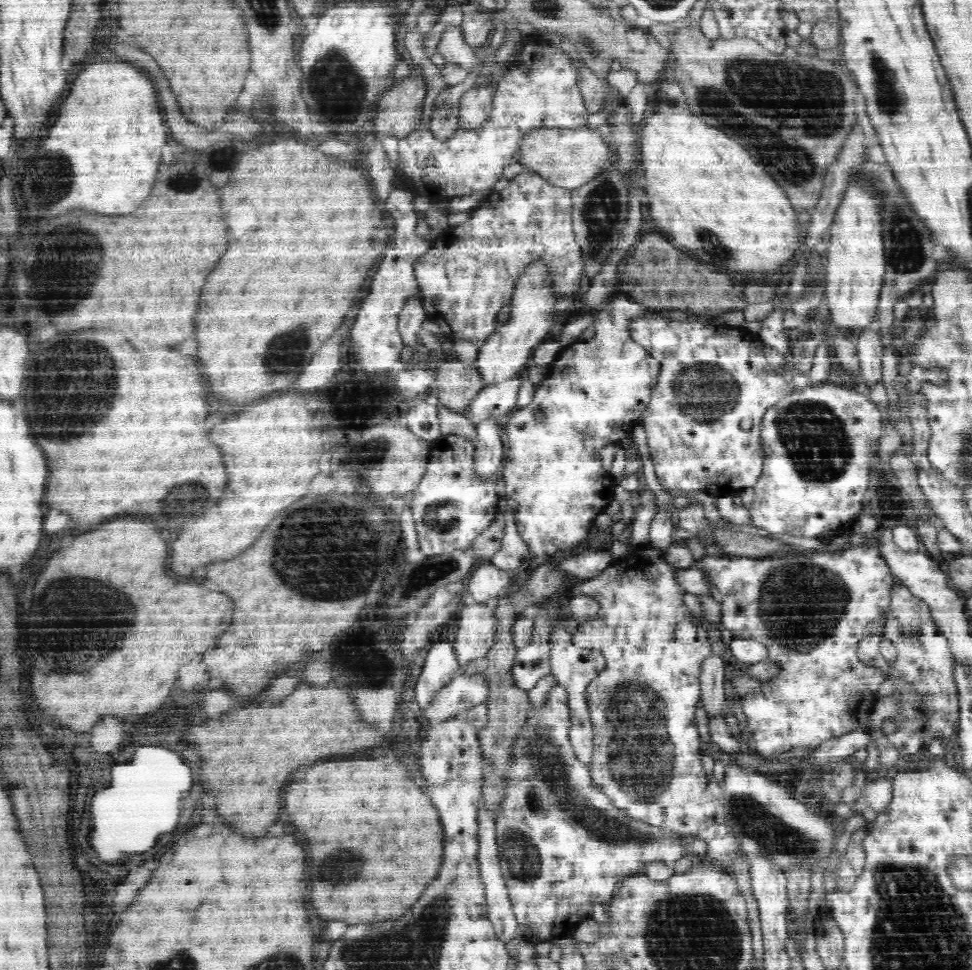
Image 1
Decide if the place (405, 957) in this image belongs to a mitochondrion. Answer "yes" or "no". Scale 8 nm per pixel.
yes

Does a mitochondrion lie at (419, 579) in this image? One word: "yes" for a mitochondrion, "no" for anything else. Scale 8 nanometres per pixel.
yes

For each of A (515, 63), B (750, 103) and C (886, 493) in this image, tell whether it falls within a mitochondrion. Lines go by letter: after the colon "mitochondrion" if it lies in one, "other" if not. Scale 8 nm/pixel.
A: other
B: mitochondrion
C: mitochondrion

